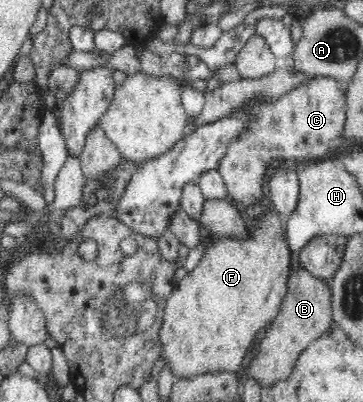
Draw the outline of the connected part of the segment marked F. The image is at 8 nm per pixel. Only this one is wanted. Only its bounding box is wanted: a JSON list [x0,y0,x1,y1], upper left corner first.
[160,211,292,380]

